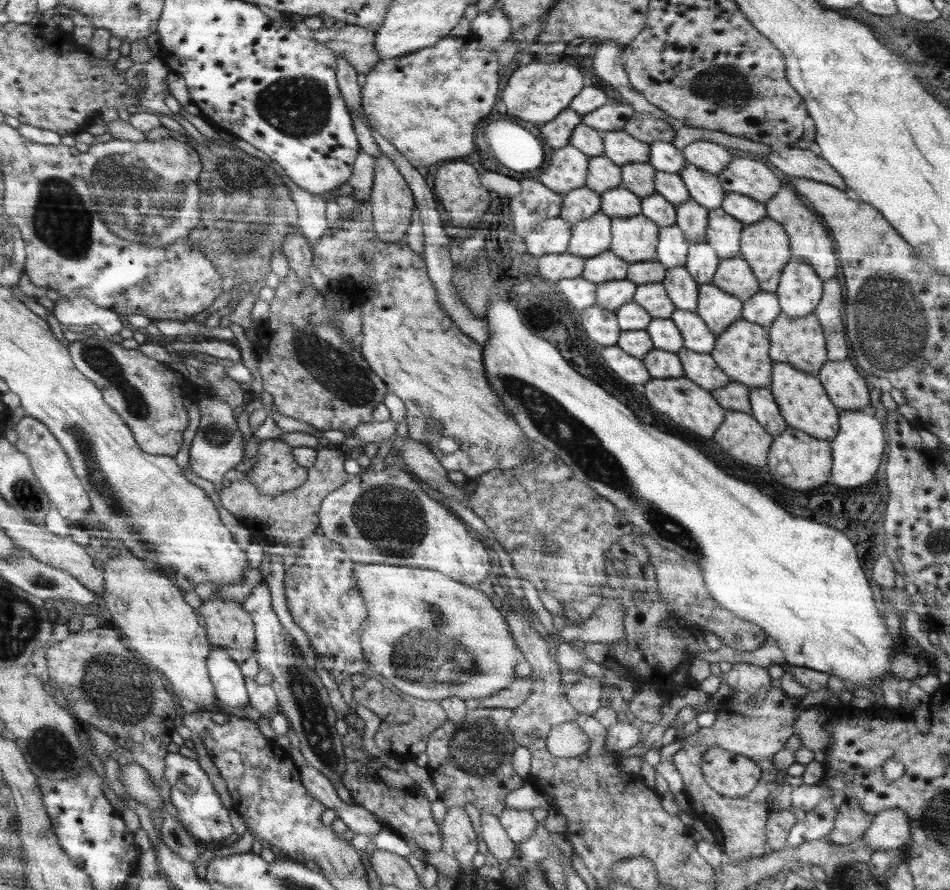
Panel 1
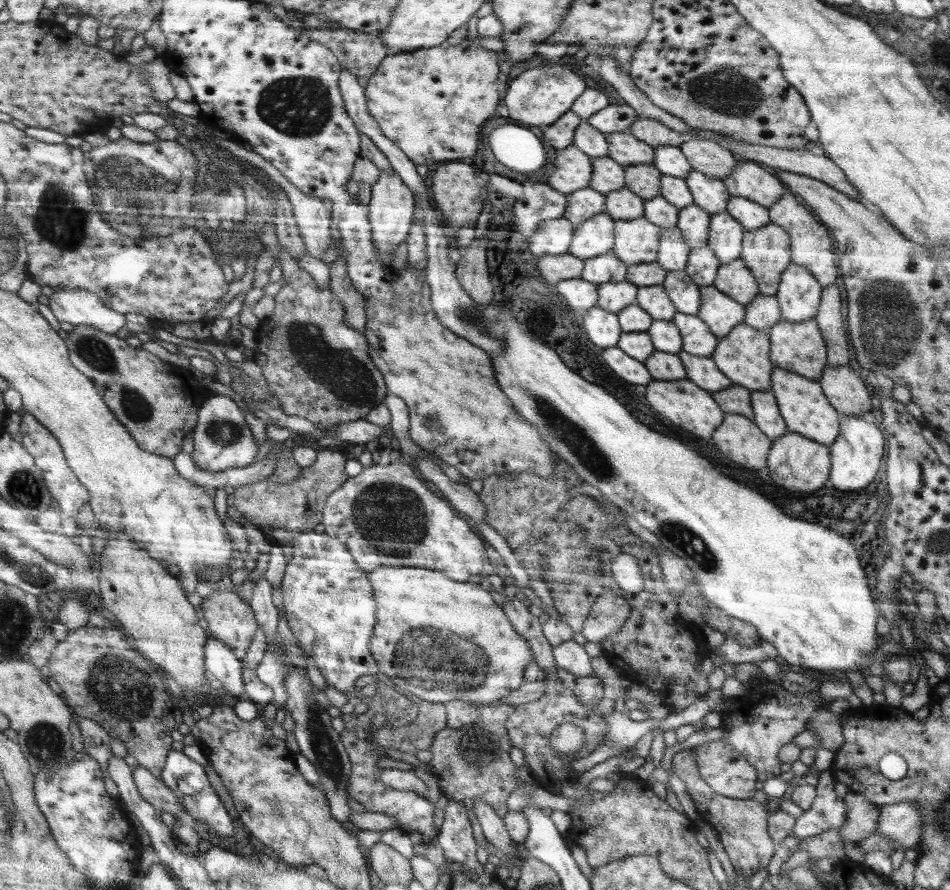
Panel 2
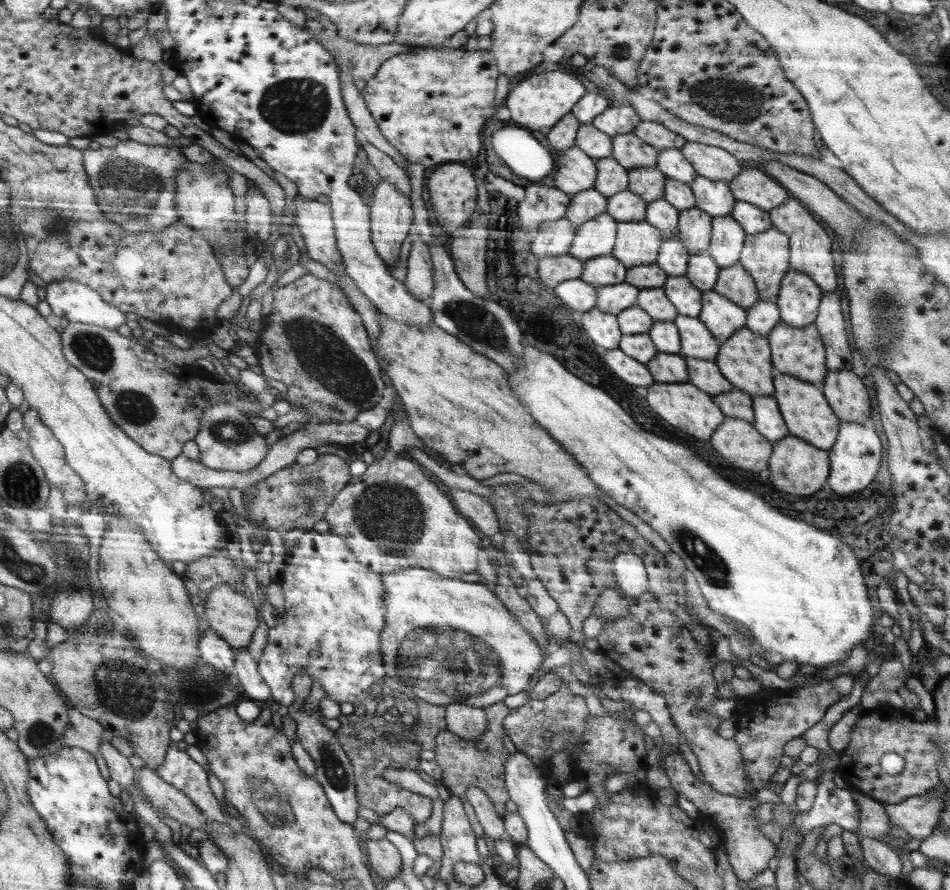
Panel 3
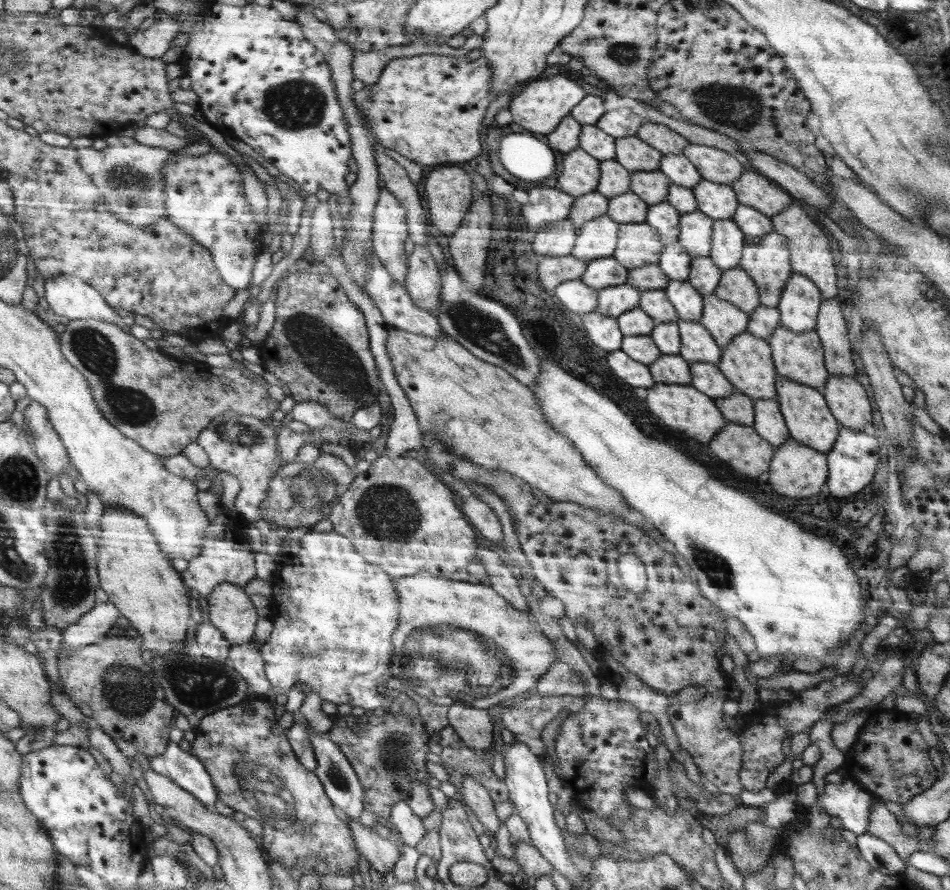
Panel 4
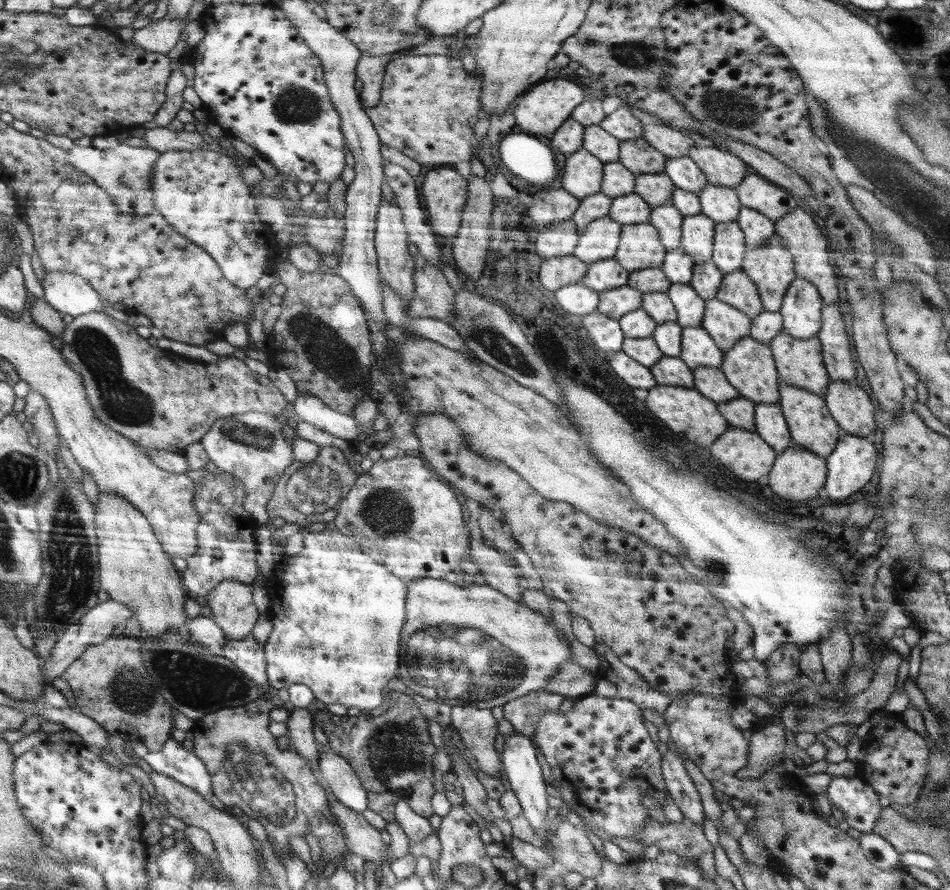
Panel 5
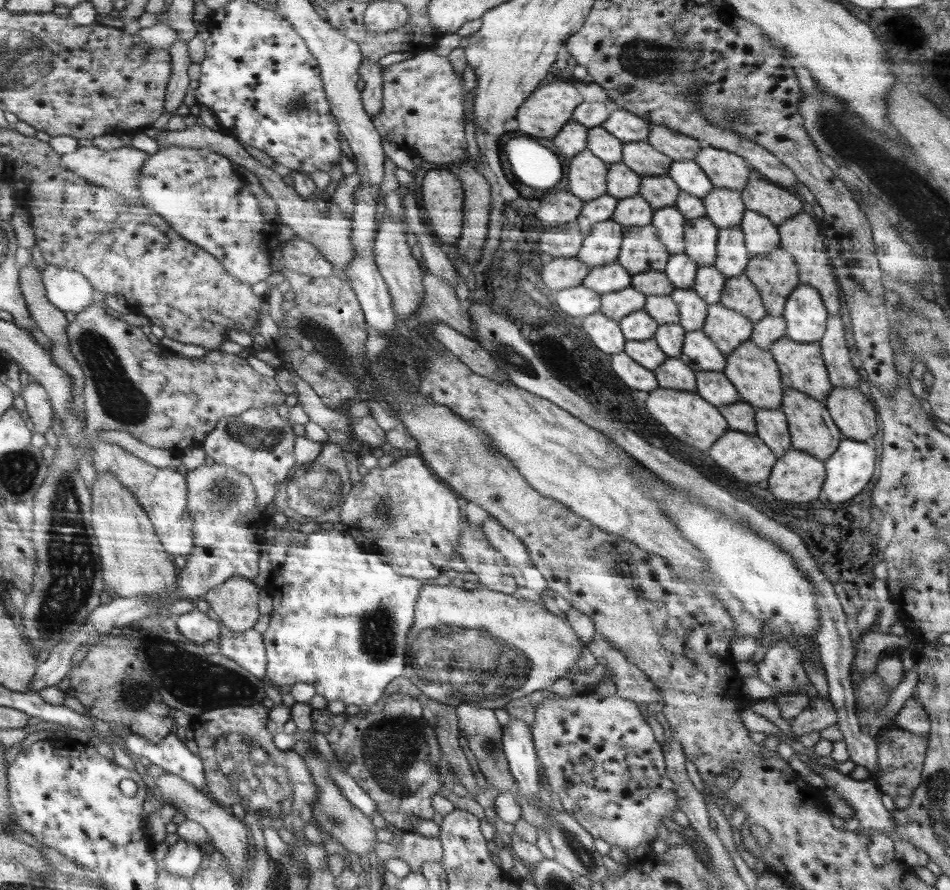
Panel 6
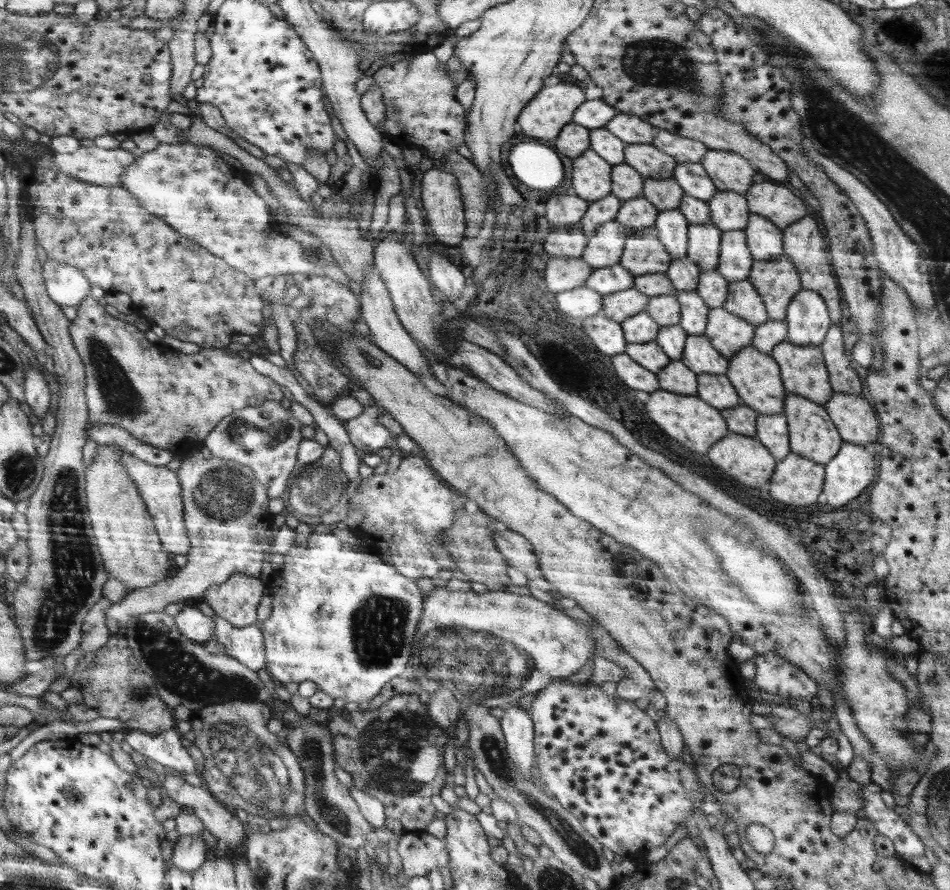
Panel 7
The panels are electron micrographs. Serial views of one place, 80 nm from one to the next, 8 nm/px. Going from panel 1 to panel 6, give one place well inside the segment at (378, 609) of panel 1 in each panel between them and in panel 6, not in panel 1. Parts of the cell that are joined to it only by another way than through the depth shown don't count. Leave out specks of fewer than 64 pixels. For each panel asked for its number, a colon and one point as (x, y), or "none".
2: (440, 639)
3: (451, 641)
4: (458, 642)
5: (471, 645)
6: (476, 646)

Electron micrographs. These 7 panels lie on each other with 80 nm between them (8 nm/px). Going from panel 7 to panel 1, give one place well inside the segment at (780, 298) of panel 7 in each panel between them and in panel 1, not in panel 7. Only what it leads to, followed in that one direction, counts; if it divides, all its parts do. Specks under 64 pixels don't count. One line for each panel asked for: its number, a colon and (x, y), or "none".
1: (765, 245)
2: (767, 251)
3: (766, 257)
4: (767, 260)
5: (772, 268)
6: (775, 275)

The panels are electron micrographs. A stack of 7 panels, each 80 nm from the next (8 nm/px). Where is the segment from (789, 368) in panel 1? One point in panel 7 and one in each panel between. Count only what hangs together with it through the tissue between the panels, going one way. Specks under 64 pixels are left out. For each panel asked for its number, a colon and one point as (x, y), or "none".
2: (807, 411)
3: (805, 409)
4: (810, 420)
5: (813, 427)
6: (814, 431)
7: (813, 434)

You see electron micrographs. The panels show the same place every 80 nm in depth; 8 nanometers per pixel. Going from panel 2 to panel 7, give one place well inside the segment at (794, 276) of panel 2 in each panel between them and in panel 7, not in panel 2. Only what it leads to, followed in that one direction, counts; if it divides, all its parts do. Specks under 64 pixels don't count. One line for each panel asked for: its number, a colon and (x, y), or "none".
3: (800, 297)
4: (800, 304)
5: (801, 309)
6: (805, 311)
7: (808, 320)

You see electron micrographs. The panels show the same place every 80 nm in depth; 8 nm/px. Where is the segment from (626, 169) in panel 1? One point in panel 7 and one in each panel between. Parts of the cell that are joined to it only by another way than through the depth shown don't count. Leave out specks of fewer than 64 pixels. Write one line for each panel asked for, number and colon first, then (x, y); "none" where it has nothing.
2: (643, 179)
3: (649, 183)
4: (652, 186)
5: (656, 189)
6: (660, 191)
7: (667, 194)

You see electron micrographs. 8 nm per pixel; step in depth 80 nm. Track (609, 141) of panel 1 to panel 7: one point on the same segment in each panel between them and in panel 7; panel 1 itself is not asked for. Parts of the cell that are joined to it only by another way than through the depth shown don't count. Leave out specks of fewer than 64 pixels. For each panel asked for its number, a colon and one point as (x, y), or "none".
2: (625, 149)
3: (631, 152)
4: (631, 152)
5: (636, 155)
6: (639, 156)
7: (646, 159)

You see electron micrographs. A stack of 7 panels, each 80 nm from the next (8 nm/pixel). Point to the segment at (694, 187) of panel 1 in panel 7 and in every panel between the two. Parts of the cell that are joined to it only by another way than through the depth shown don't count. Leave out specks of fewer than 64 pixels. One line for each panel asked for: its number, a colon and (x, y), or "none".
2: (710, 193)
3: (715, 197)
4: (718, 201)
5: (720, 203)
6: (725, 207)
7: (729, 210)

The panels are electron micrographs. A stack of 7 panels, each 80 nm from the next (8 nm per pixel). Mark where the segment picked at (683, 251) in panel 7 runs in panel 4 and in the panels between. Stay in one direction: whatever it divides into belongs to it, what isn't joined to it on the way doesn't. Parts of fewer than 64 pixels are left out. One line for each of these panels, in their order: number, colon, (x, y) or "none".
4: (663, 216)
5: (667, 219)
6: (669, 221)

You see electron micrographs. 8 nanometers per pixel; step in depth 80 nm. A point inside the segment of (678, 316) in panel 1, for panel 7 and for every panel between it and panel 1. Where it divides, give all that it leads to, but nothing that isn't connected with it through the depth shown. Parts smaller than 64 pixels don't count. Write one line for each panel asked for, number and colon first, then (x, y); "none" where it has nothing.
2: (698, 338)
3: (697, 341)
4: (698, 344)
5: (698, 348)
6: (699, 352)
7: (699, 355)

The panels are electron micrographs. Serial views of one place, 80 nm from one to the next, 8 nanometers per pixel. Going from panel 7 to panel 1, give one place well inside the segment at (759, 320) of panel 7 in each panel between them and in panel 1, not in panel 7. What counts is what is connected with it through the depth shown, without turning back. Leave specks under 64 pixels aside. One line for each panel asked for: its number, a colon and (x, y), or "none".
1: (735, 275)
2: (736, 279)
3: (734, 283)
4: (736, 286)
5: (737, 289)
6: (739, 293)

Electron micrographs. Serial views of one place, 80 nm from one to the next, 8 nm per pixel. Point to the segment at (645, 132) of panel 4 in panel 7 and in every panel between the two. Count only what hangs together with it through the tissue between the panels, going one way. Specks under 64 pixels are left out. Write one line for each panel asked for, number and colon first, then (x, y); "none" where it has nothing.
5: (673, 143)
6: (678, 146)
7: (682, 149)

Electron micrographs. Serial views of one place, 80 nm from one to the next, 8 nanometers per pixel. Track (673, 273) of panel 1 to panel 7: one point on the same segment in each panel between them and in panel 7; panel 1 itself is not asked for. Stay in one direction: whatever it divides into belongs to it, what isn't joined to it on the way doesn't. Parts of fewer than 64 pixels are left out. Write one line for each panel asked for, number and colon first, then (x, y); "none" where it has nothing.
2: (681, 290)
3: (684, 296)
4: (686, 300)
5: (690, 308)
6: (692, 309)
7: (694, 312)

